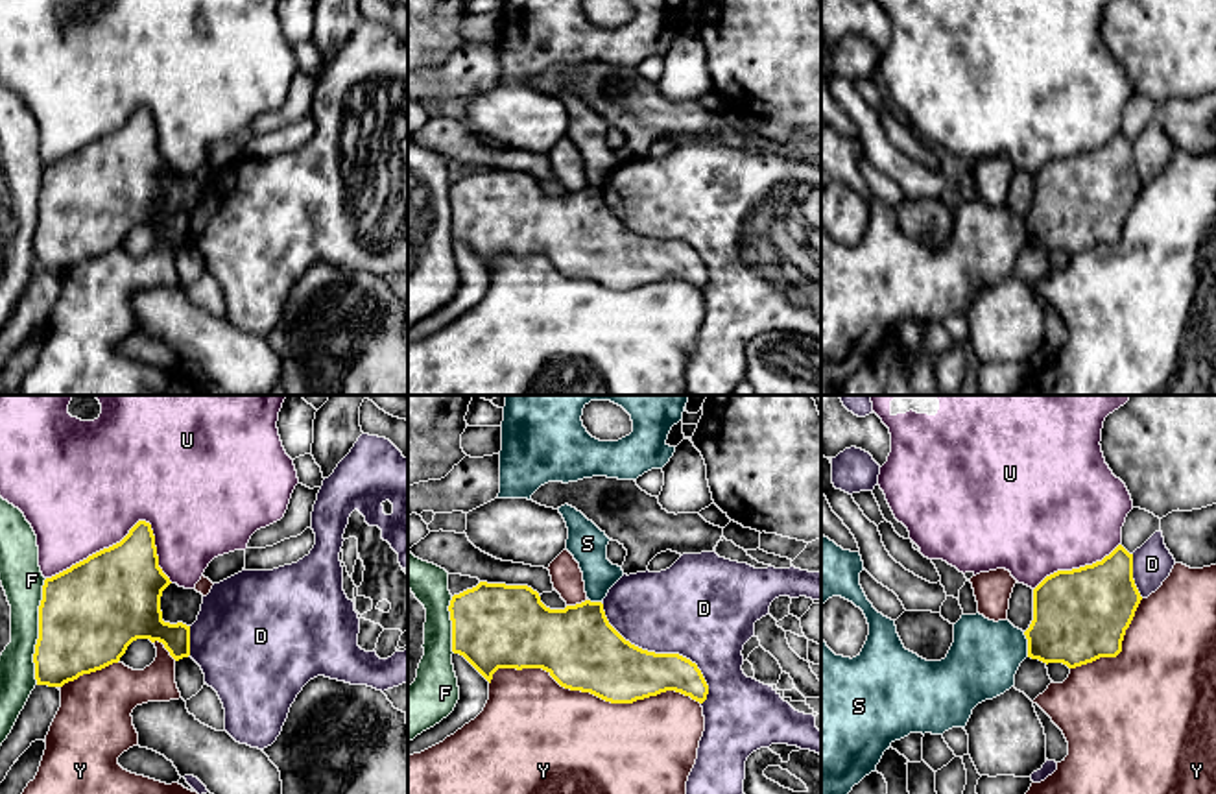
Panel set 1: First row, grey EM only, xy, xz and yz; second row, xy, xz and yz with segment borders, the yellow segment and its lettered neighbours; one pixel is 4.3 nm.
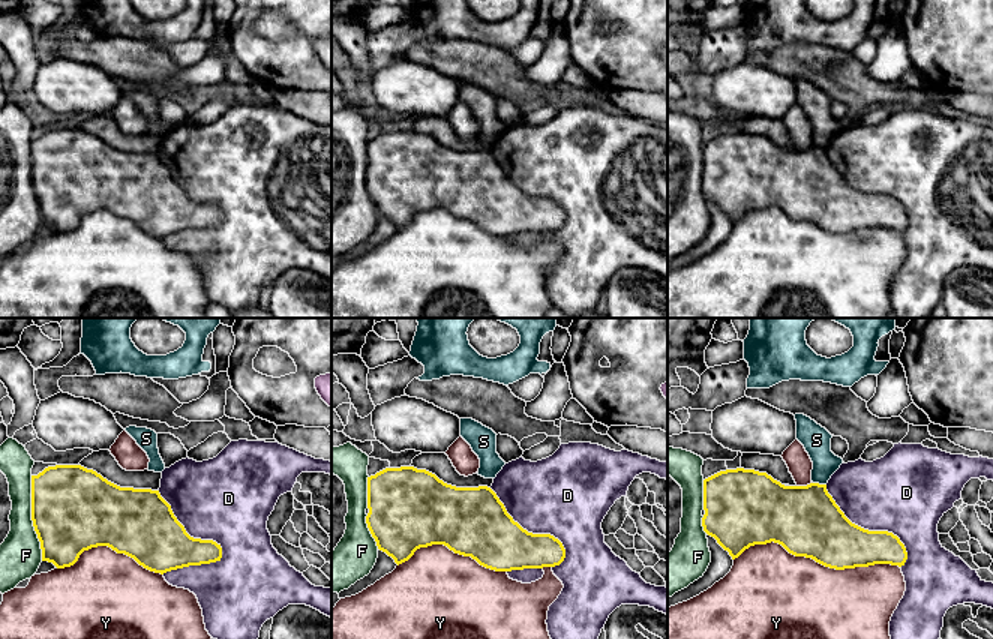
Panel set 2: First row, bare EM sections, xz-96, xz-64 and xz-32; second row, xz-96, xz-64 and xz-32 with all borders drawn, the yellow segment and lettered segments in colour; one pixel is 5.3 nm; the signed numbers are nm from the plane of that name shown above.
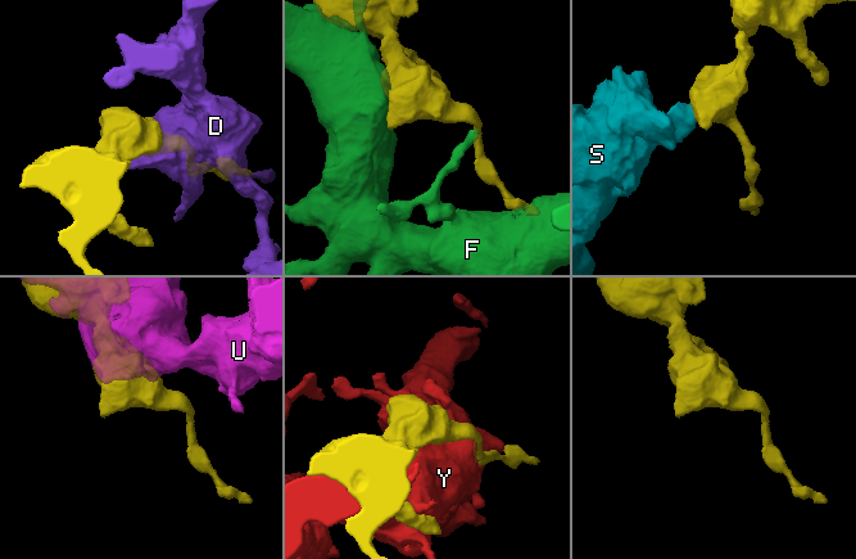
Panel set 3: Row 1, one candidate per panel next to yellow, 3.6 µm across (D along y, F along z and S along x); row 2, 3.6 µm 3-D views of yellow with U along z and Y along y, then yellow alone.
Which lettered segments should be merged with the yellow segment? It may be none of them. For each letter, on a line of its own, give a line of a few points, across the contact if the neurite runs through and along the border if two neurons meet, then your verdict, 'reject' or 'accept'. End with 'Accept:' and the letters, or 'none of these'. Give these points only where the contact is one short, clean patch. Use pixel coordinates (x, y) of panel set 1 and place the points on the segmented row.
D: reject
F: reject
S: yz (1023, 632), (1028, 643), (1028, 656) | reject
U: reject
Y: reject
Accept: none of these

